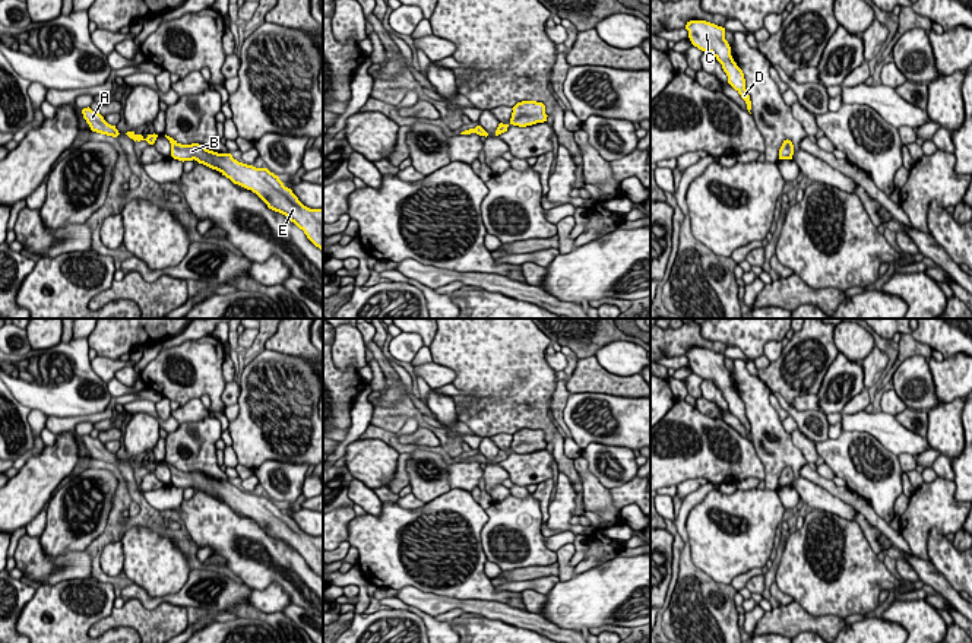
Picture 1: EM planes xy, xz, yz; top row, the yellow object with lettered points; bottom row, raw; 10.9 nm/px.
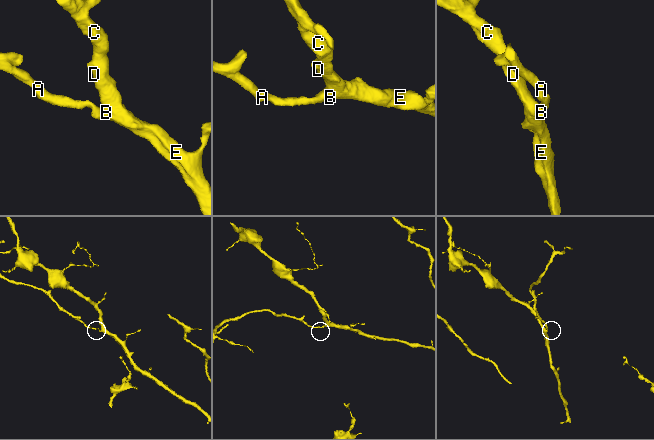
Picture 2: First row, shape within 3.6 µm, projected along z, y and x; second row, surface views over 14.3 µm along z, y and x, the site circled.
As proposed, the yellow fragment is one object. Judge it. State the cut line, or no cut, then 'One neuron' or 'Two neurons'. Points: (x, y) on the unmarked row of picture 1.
No split. One neuron

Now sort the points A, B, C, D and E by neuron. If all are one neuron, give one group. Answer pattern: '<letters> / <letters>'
A B C D E

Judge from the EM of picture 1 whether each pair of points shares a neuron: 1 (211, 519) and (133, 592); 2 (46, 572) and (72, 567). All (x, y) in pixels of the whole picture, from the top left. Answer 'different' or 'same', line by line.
1: different
2: same

